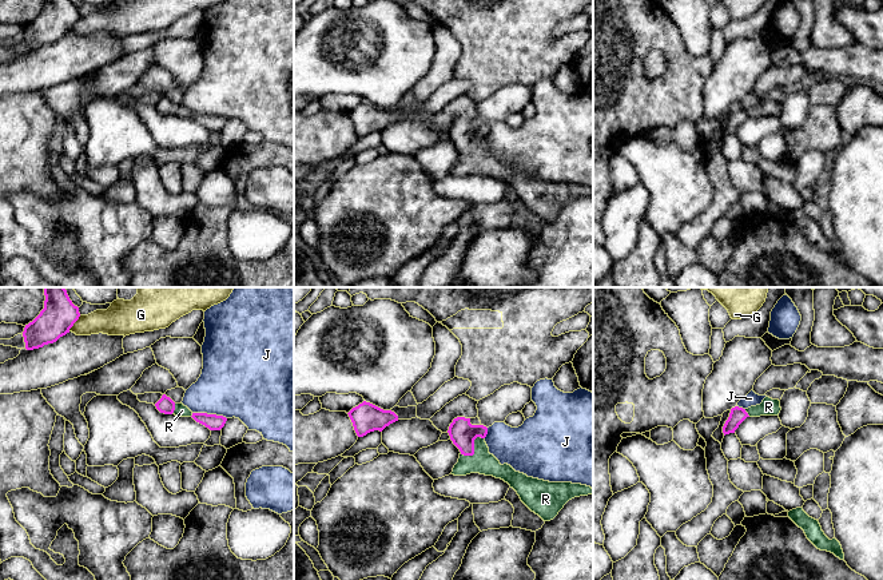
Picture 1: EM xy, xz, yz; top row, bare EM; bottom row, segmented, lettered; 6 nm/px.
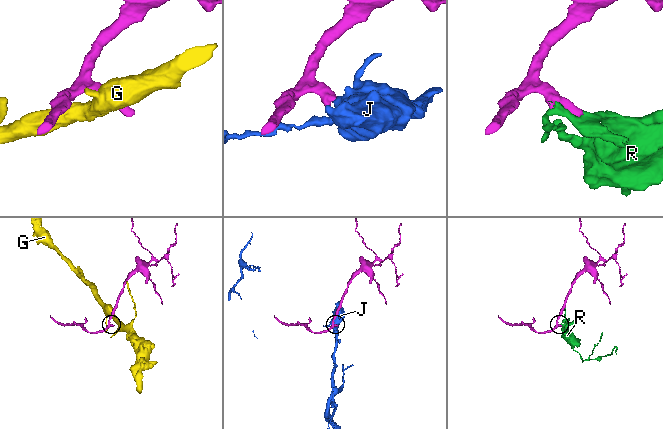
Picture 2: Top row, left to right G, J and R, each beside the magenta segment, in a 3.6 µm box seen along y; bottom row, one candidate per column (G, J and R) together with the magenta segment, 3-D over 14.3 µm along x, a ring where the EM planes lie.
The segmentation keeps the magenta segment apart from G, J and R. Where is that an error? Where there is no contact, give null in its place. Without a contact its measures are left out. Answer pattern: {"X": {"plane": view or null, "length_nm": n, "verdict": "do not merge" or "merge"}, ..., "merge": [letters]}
{"G": {"plane": "xy", "length_nm": 120, "verdict": "do not merge"}, "J": {"plane": "xy", "length_nm": 220, "verdict": "do not merge"}, "R": {"plane": "xz", "length_nm": 180, "verdict": "merge"}, "merge": ["R"]}

